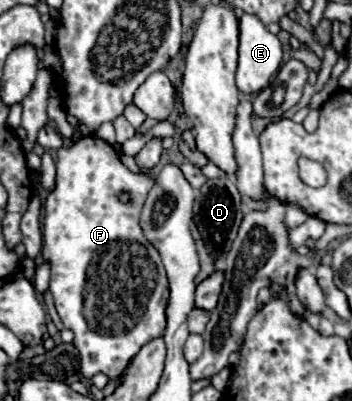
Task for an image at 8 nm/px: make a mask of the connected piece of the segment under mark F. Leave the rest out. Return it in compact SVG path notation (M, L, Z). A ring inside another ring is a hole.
M83 136L79 138L71 148L59 148L57 152L57 176L55 176L55 188L47 194L45 200L45 224L43 224L43 258L51 262L51 282L49 282L49 290L53 292L55 298L55 308L65 324L65 328L73 330L75 340L73 344L79 348L81 354L81 372L85 378L91 378L99 372L103 372L109 378L119 378L121 372L127 368L129 360L139 352L139 348L143 344L147 344L149 340L157 338L163 334L163 326L167 324L165 318L165 306L167 306L167 274L163 270L163 262L159 258L159 252L155 250L155 246L151 246L151 242L147 242L147 238L143 238L141 226L139 226L139 214L141 208L145 204L145 198L153 186L153 178L147 172L131 172L129 168L123 166L123 162L119 160L119 154L115 152L115 148L111 144L107 144L105 140L97 138L97 136ZM127 192L129 200L121 202L119 194Z

